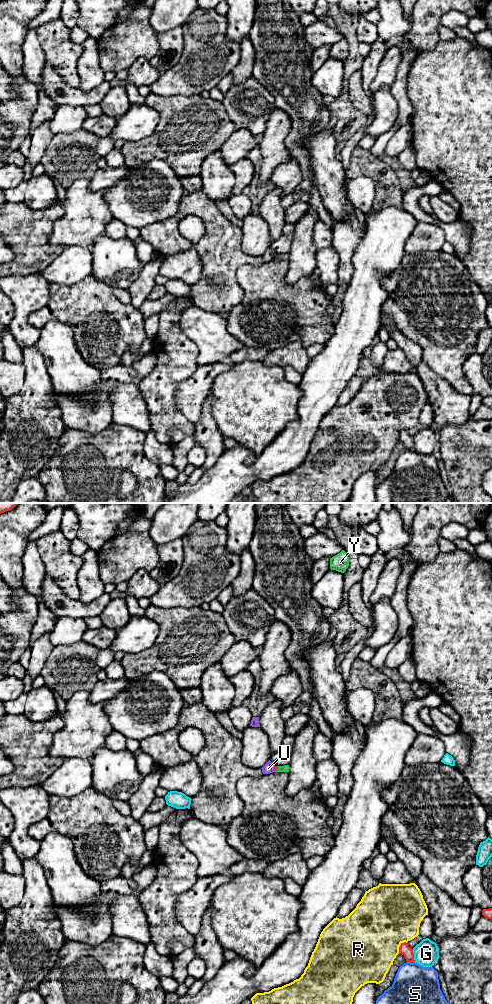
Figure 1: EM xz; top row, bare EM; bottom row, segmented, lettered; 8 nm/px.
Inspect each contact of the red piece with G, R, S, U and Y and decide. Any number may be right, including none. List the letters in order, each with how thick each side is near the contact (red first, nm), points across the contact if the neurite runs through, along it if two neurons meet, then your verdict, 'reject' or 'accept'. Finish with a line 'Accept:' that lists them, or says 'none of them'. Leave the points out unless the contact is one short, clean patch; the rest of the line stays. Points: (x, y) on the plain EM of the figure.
G: calibres 90 and 200 nm; reject
R: calibres 90 and 480 nm; reject
S: calibres 90 and 400 nm; reject
U: calibres 30 and 90 nm; border xz (275, 254), (274, 259); reject
Y: calibres 30 and 60 nm; reject
Accept: none of them

